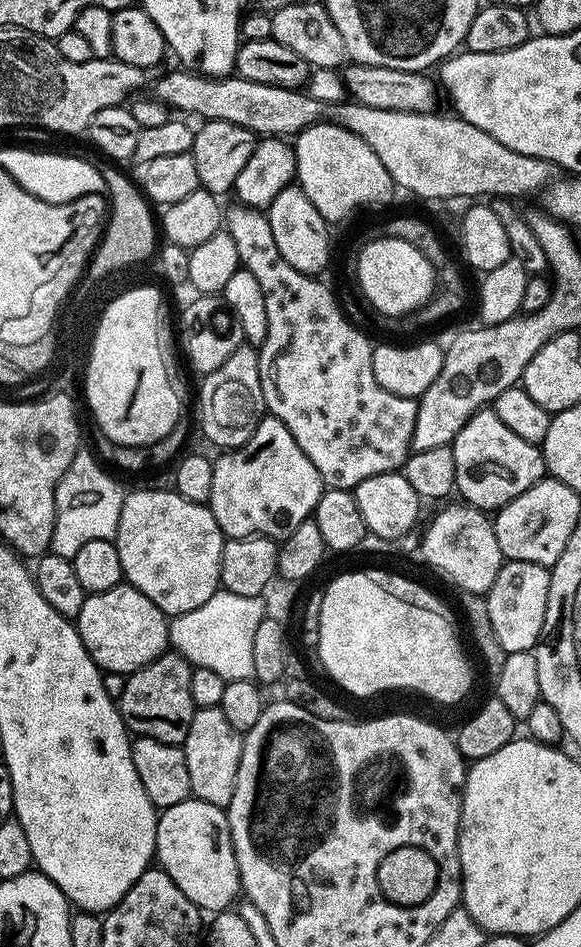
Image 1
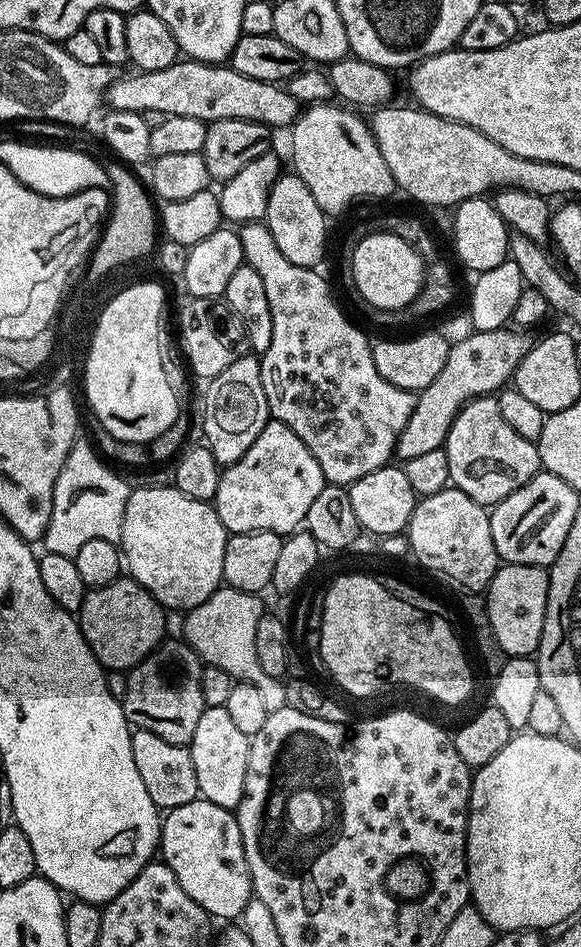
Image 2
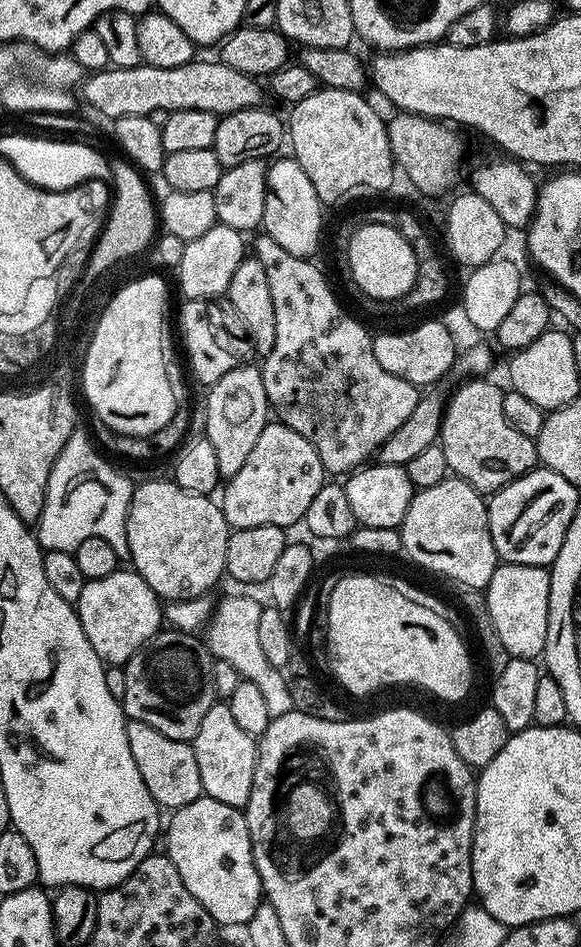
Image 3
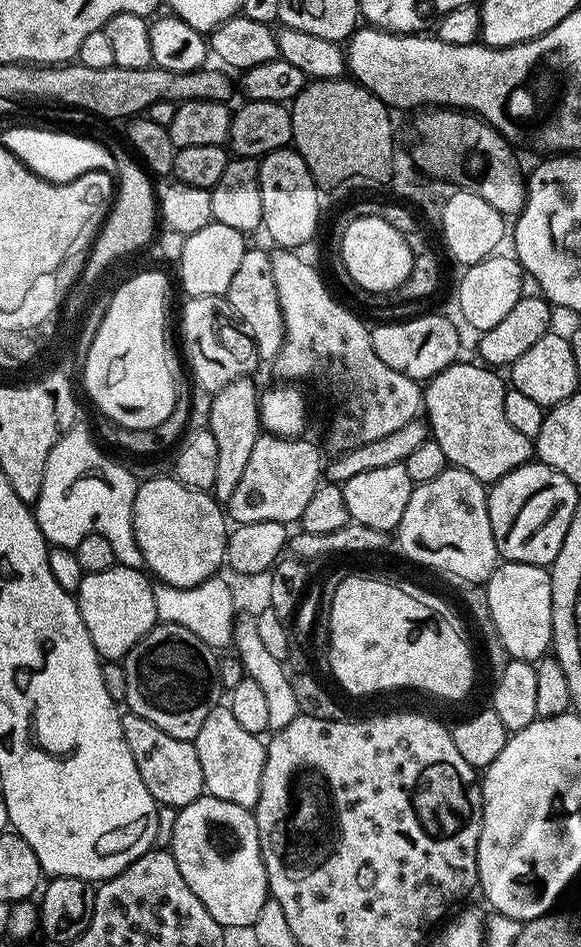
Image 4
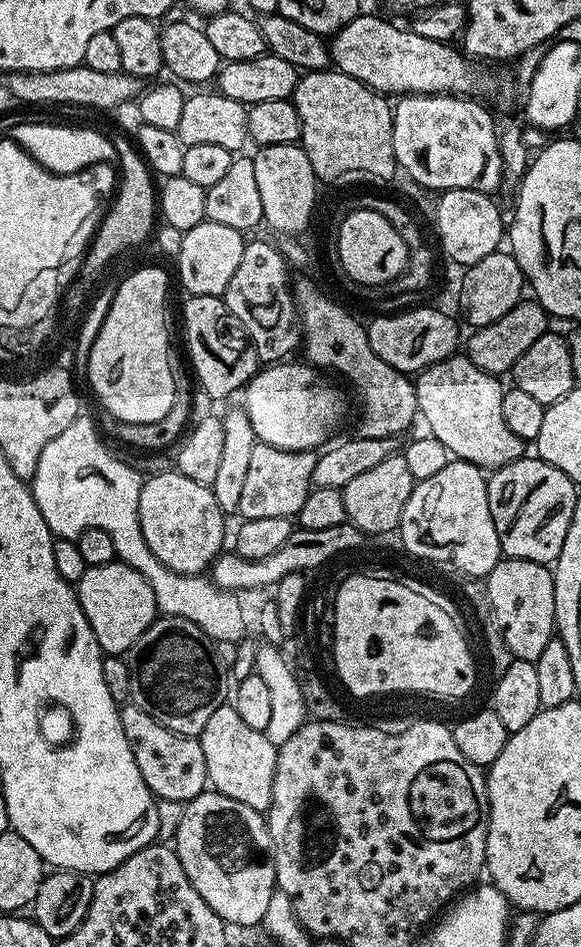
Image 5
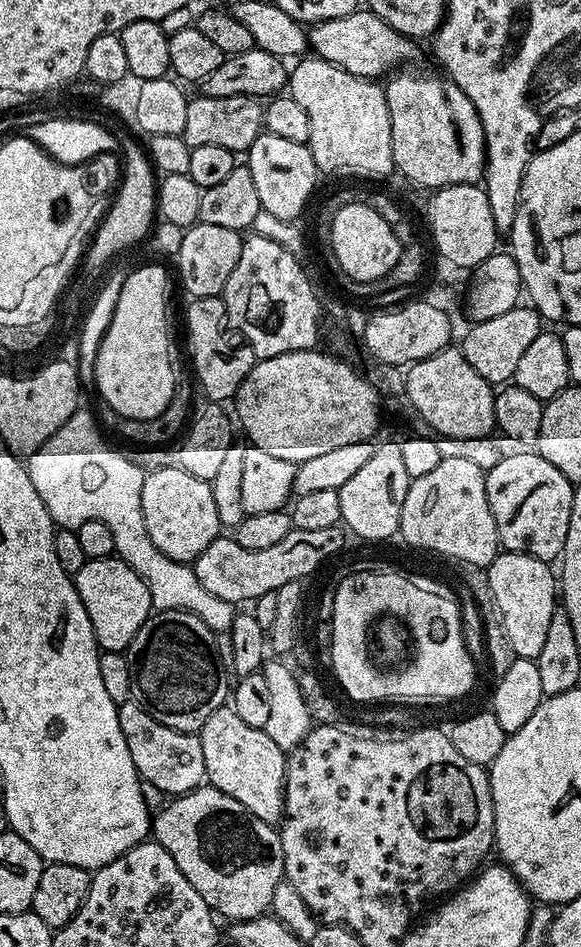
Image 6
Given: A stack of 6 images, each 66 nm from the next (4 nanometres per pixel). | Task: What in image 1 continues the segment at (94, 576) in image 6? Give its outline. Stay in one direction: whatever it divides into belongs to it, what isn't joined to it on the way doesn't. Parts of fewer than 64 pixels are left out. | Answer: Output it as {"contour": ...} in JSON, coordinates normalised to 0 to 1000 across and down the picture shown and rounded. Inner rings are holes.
{"contour":[[[208,615],[189,623],[176,623],[146,628],[141,636],[141,644],[127,653],[127,658],[155,695],[179,710],[212,710],[225,712],[234,710],[244,703],[265,699],[281,688],[291,687],[293,677],[289,674],[291,652],[284,650],[251,627],[244,627],[229,617]]]}

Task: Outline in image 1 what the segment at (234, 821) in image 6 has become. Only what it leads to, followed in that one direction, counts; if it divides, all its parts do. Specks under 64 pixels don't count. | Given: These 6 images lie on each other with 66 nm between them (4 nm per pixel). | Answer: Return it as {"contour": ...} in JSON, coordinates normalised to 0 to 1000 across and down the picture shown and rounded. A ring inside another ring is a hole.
{"contour":[[[325,843],[274,859],[267,907],[274,916],[299,927],[299,936],[306,936],[306,940],[313,940],[313,944],[353,964],[398,960],[415,945],[410,906],[403,902],[392,860],[361,847]]]}

